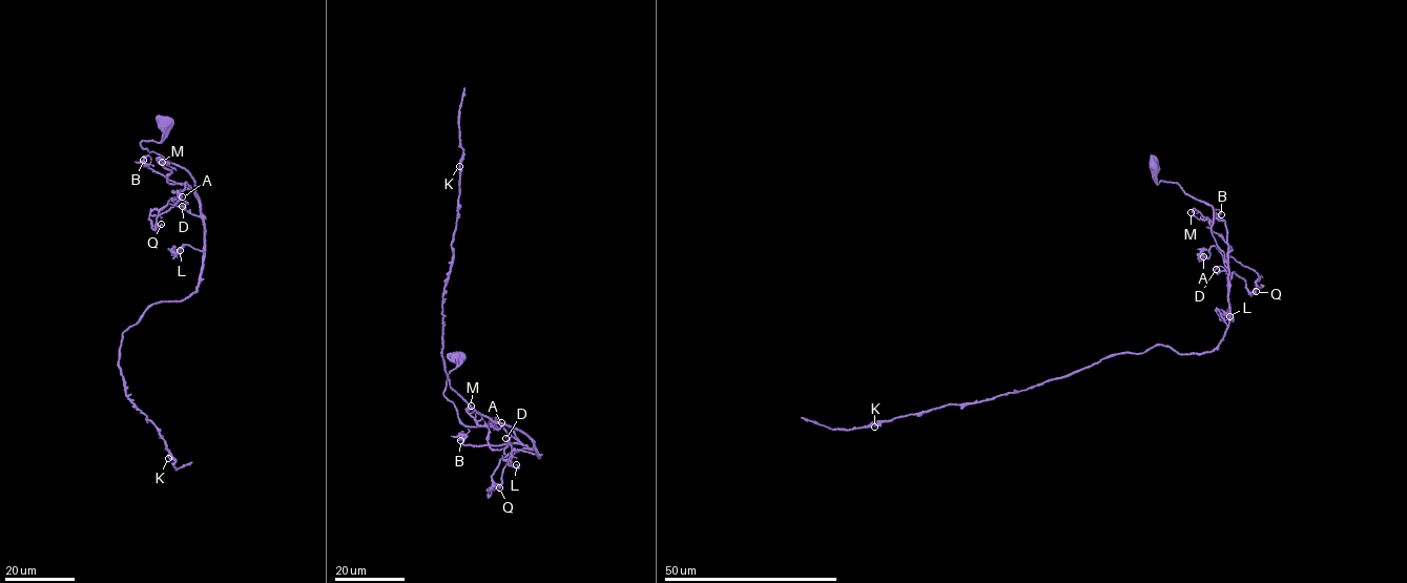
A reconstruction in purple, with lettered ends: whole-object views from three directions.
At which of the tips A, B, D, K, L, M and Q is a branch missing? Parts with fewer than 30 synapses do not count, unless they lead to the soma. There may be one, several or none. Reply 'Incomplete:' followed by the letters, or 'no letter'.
Incomplete: no letter

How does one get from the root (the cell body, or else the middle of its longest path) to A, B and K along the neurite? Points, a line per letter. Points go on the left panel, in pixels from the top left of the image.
A: (163, 123), (162, 141), (144, 140), (141, 146), (189, 173), (194, 191), (186, 182), (178, 190), (182, 196)
B: (163, 123), (162, 141), (144, 140), (141, 146), (182, 166), (194, 191), (154, 172), (143, 160)
K: (163, 123), (162, 141), (141, 146), (194, 182), (201, 278), (183, 299), (149, 306), (118, 362), (168, 458)

